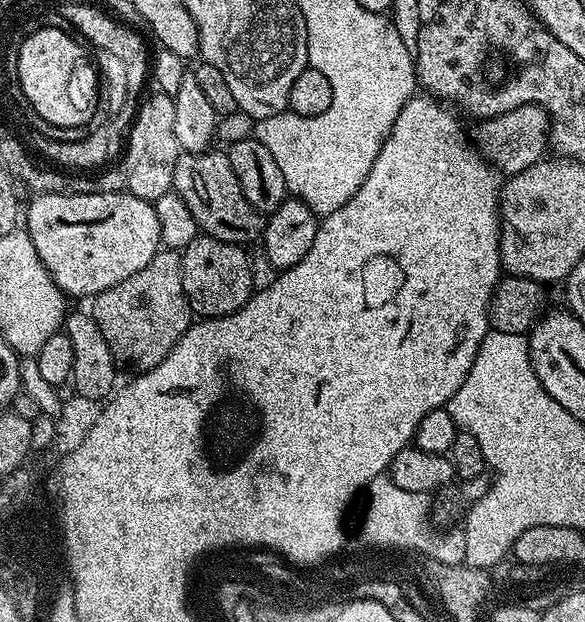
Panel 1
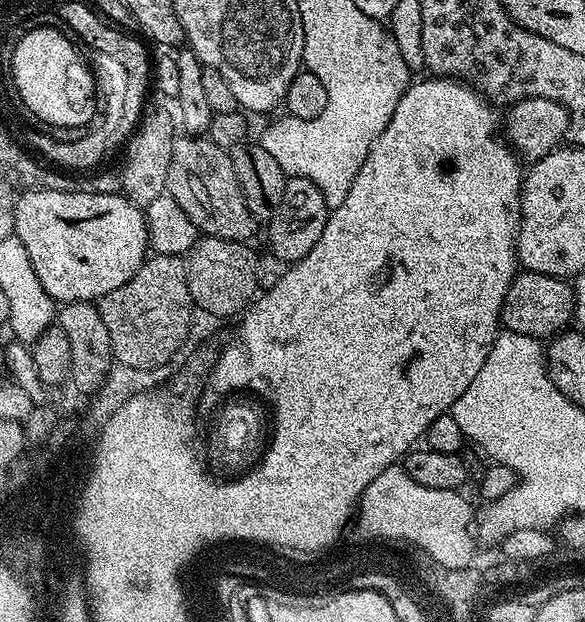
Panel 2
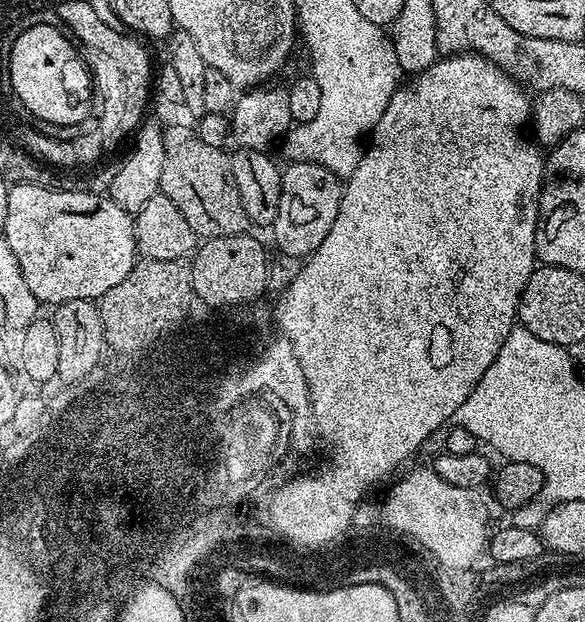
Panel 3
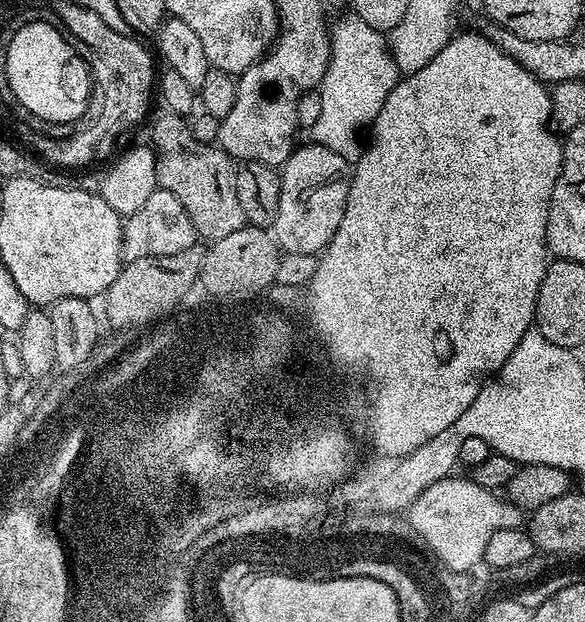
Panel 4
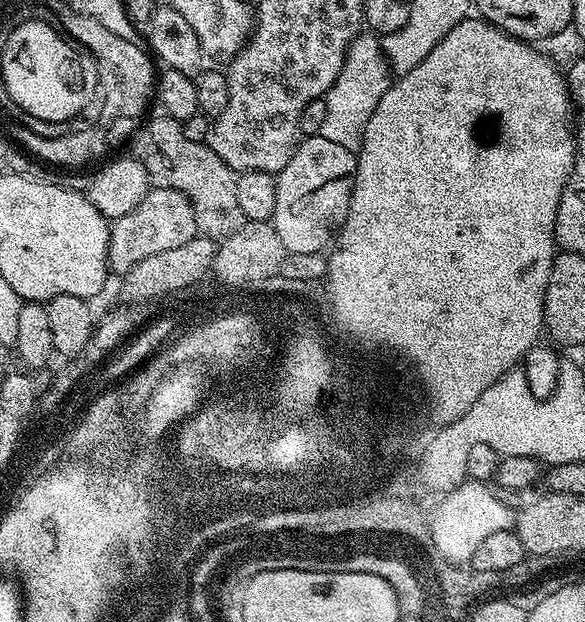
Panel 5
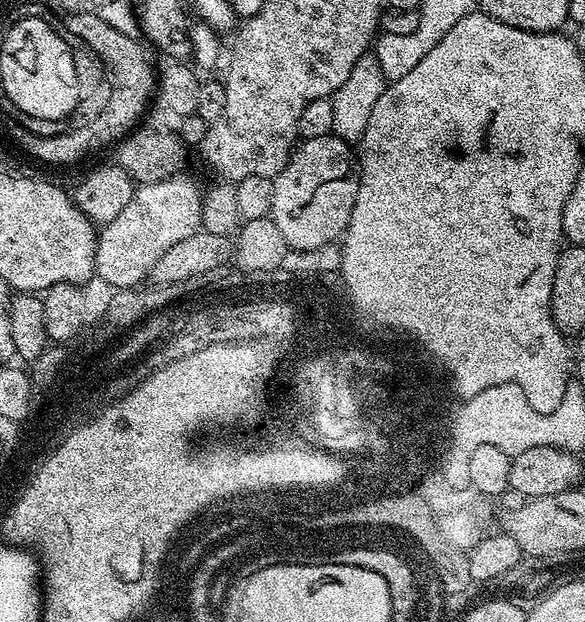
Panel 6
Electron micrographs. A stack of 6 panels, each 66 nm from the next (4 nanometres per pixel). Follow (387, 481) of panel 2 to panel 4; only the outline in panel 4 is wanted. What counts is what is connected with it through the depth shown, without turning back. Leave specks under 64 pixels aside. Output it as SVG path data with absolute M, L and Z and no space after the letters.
M458 474L434 482L422 490L413 503L416 512L412 512L412 520L416 520L416 528L428 536L431 544L436 544L436 552L440 552L448 564L453 564L456 571L468 568L472 560L483 561L486 542L496 531L521 527L526 520L525 513L503 495L483 488L471 478L463 480Z

